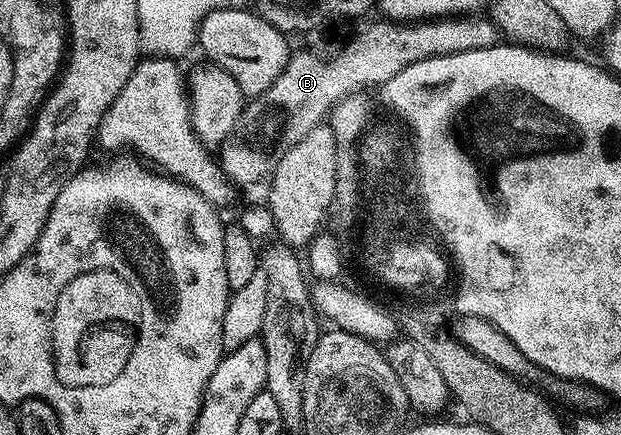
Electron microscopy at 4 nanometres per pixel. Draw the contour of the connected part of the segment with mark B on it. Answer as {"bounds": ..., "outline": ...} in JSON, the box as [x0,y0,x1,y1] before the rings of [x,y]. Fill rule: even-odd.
{"bounds":[219,17,441,180],"outline":[[[441,17],[420,21],[384,21],[365,27],[354,39],[349,39],[334,55],[316,55],[313,51],[290,54],[279,77],[261,95],[254,95],[242,106],[235,129],[219,148],[219,164],[229,177],[250,175],[268,180],[283,161],[283,153],[311,129],[324,124],[338,103],[350,96],[360,96],[368,87],[384,87],[395,73],[403,73],[407,65],[429,59],[429,25],[441,25]]]}

